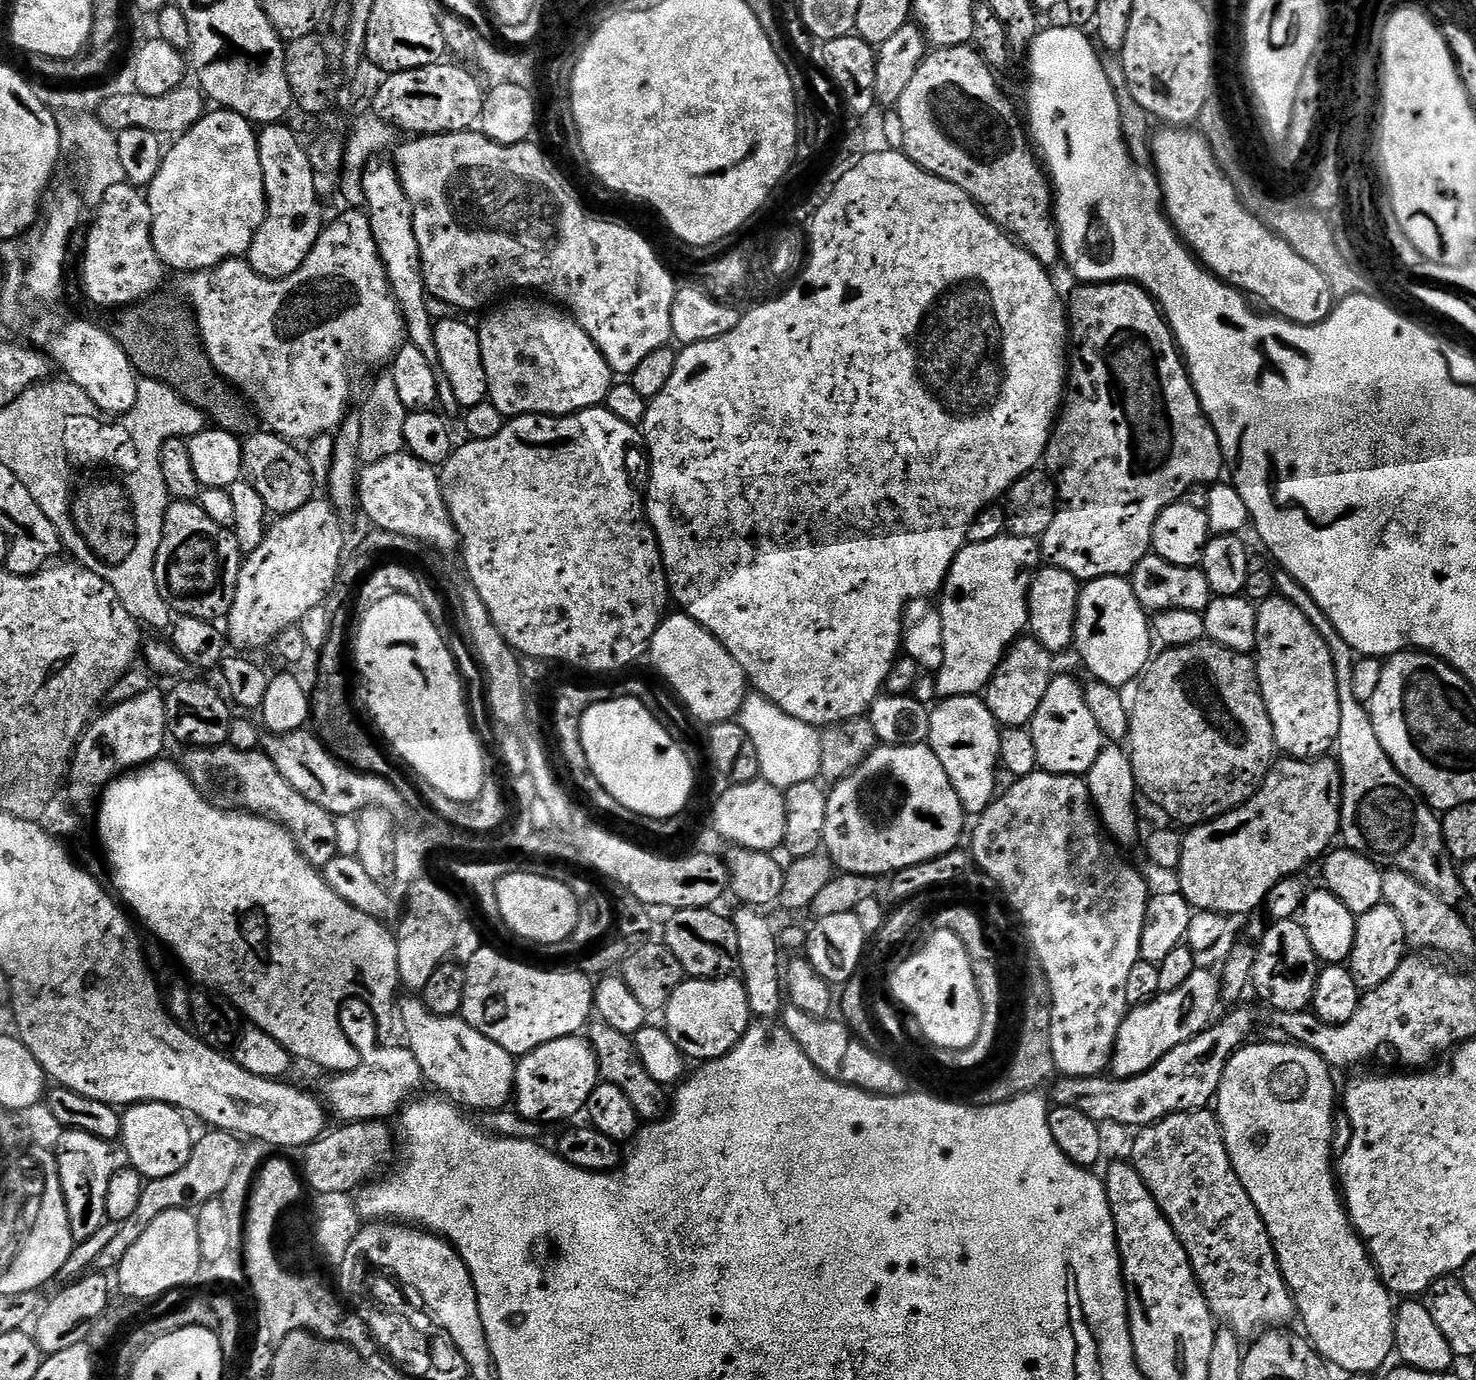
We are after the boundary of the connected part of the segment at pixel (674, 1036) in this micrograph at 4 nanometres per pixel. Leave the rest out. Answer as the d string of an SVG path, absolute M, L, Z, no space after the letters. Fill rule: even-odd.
M735 975L719 976L716 980L685 978L670 994L662 1010L662 1027L670 1042L689 1061L707 1062L725 1056L752 1026L754 1017L746 998L746 986Z

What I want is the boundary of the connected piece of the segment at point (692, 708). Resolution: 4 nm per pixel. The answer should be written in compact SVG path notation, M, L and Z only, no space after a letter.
M676 610L665 615L658 630L652 635L650 657L656 672L672 687L672 692L688 707L688 712L704 726L736 720L744 697L749 695L750 685L742 666L734 662L730 650L710 634L694 618Z

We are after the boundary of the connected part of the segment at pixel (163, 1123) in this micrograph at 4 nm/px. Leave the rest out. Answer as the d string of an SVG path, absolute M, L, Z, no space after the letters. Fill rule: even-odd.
M162 1102L134 1104L123 1109L120 1117L120 1139L124 1152L128 1155L127 1163L145 1181L154 1178L166 1178L182 1170L192 1153L194 1135L188 1129L189 1117L180 1109Z

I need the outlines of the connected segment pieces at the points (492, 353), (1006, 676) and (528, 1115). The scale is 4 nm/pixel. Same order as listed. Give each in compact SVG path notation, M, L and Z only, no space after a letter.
M532 298L512 302L494 312L489 311L478 326L479 349L482 350L483 369L486 370L489 400L506 418L533 414L571 416L584 408L603 405L608 391L612 389L614 373L606 358L602 358L602 350L594 346L590 334L578 326L573 316L551 303L535 304L528 299Z
M1021 638L1008 649L982 693L984 704L990 714L994 714L997 724L1005 728L1028 728L1031 725L1054 675L1052 660L1053 653L1031 638Z
M577 1034L546 1042L519 1057L514 1085L514 1108L523 1120L547 1126L568 1120L585 1111L590 1094L601 1083L594 1050L583 1035Z

